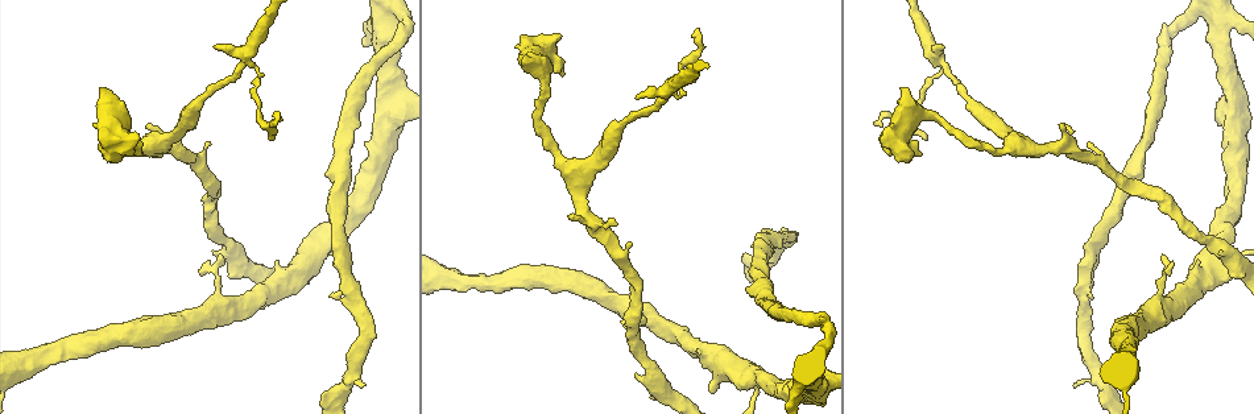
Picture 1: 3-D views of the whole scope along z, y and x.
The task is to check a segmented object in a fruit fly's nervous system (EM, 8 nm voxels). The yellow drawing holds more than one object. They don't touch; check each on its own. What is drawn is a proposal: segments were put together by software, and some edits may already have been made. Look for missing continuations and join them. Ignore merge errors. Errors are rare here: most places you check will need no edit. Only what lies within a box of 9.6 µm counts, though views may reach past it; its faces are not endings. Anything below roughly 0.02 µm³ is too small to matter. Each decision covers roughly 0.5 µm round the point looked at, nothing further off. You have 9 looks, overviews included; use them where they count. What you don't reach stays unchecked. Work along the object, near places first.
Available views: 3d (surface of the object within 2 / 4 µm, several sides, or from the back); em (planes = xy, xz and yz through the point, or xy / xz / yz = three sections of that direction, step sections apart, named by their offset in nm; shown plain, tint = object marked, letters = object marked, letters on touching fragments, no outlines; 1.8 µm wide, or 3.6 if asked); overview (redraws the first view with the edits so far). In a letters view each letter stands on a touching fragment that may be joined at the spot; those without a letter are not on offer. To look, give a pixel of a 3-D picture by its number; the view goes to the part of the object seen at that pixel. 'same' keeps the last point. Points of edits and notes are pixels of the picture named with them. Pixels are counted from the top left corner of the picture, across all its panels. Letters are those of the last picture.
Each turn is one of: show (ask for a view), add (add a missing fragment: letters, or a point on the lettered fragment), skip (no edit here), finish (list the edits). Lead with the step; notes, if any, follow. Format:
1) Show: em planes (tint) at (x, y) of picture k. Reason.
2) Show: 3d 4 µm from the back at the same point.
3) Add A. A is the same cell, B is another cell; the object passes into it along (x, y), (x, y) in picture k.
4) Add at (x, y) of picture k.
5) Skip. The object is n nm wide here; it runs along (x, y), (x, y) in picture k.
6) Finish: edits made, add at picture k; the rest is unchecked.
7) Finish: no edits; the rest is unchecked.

Show: 3d 2 µm at (214, 312) of picture 1. Arms part here.

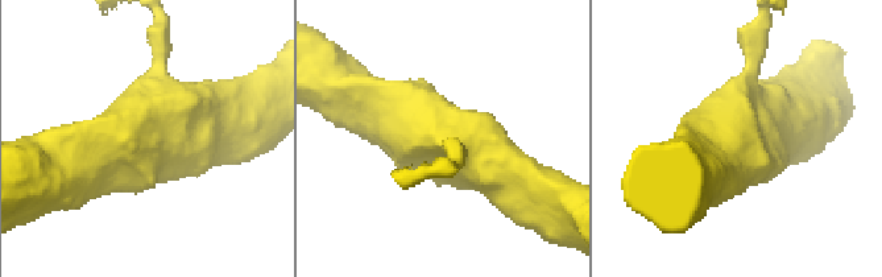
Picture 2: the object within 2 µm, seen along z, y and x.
Show: em planes (tint) at (144, 131) of picture 2.

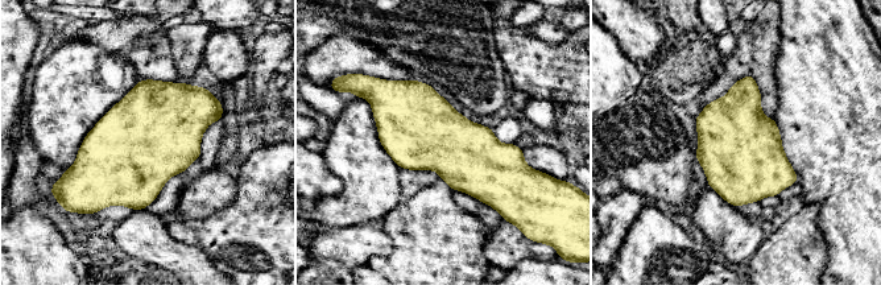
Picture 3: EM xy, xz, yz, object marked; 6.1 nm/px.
Show: em planes (letters) at the same point.

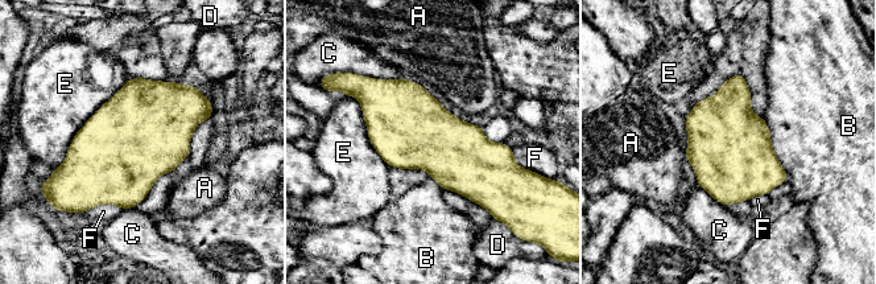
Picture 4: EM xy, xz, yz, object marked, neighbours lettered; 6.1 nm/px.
Skip. The object is 480 nm wide here; A, B, C, D, E and F are other cells; a border runs along (763, 118), (771, 145), (788, 180) in picture 4; no lettered fragment goes on from it.

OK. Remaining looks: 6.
Show: em planes (letters) at (691, 37) of picture 1. Branch stops here.

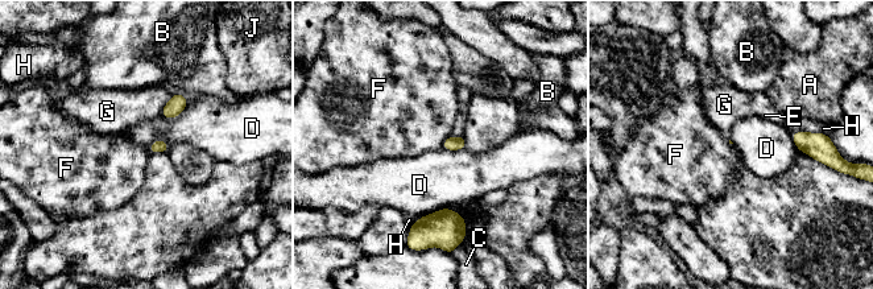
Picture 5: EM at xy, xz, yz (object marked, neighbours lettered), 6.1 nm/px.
Skip. A, B, C, D, E, F, G, H and J are other cells; a border runs along (169, 145), (156, 140), (148, 149) in picture 5; no lettered fragment goes on from it.

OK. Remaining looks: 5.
Show: 3d 2 µm at (523, 57) of picture 1. An open end.

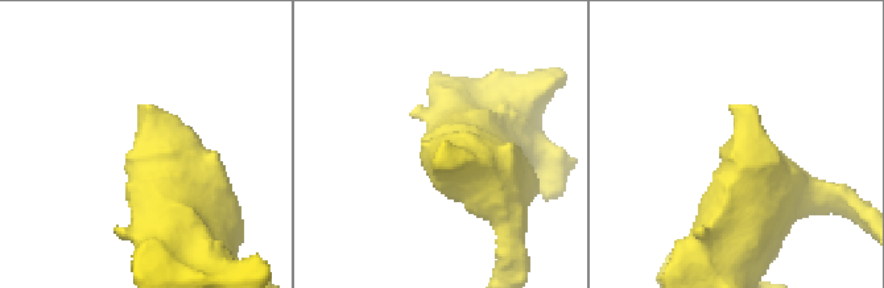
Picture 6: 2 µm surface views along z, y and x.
Show: em planes (letters) at (730, 110) of picture 6.

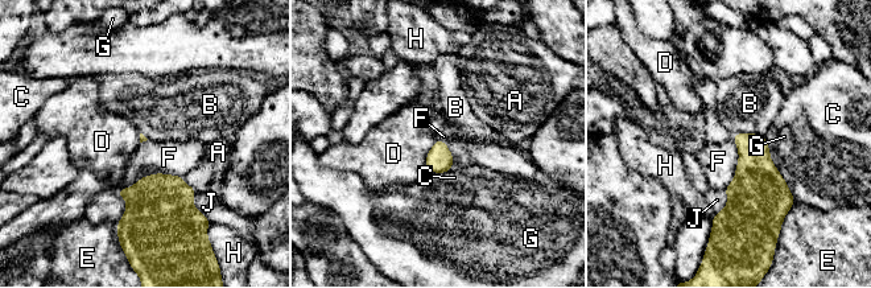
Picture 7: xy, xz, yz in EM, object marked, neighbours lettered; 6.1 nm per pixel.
Skip. A, B, C, D, E, F, G, H and J are other cells; a border runs along (181, 176), (144, 175), (116, 190) in picture 7; no lettered fragment goes on from it.

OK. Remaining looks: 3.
Show: 3d 2 µm at (917, 153) of picture 1.

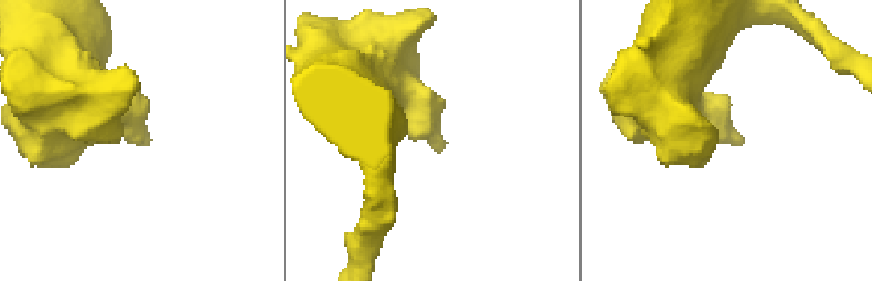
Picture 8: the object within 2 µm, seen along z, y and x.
Show: em xz step 4 (tint) at (444, 147) of picture 8. Now the EM.

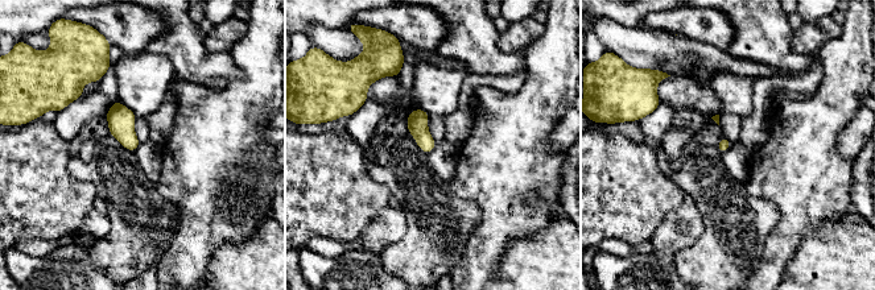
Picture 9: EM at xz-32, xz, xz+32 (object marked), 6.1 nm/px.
Show: em planes (letters) at the same point. Cut it another way.

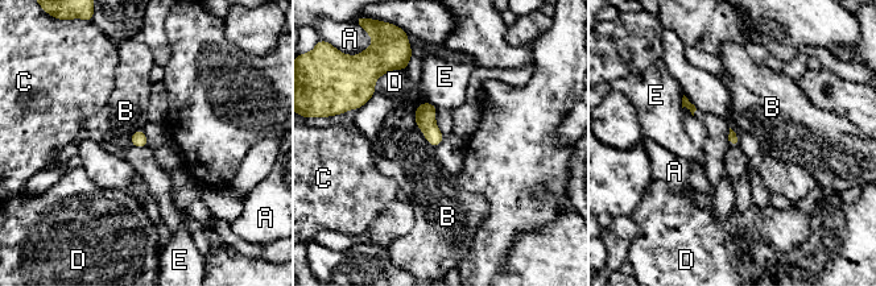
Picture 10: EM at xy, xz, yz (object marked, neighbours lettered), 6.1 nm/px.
Skip. A, B, C, D and E are other cells; a border runs along (143, 129), (132, 135), (131, 144) in picture 10; none of them fits.

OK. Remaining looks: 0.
Finish: no edits; the rest is unchecked.

